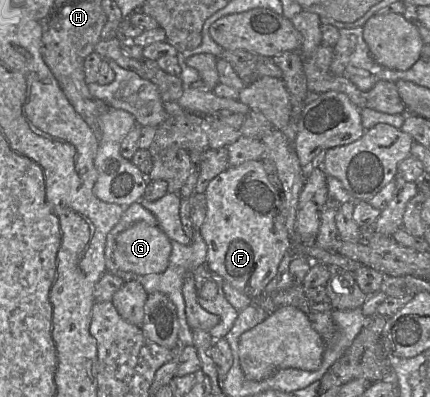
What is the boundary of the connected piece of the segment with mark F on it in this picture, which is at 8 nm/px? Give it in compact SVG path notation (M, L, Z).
M251 160L229 167L211 180L205 197L207 211L199 231L207 245L206 265L250 299L260 296L275 277L284 255L291 250L291 239L281 212L281 200L269 181L262 162Z

